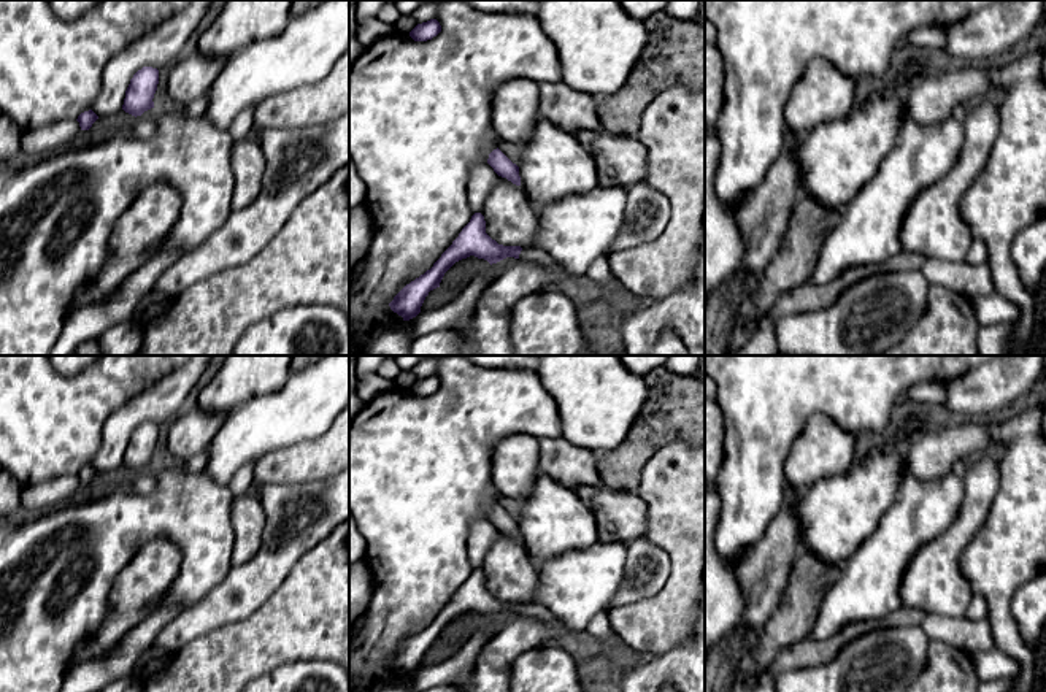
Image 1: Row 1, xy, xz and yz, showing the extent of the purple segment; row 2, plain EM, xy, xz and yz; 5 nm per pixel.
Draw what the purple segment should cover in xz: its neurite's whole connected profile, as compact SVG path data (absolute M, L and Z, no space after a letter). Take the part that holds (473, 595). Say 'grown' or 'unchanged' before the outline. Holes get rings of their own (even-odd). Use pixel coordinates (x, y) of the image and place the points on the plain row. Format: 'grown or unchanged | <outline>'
grown | M475 568L470 578L462 584L452 600L441 609L430 625L406 640L389 659L390 665L410 676L421 668L421 662L430 646L440 643L444 629L459 616L475 611L487 616L490 621L506 613L524 614L548 622L557 617L544 606L522 605L521 602L498 600L486 589L486 576L481 568Z

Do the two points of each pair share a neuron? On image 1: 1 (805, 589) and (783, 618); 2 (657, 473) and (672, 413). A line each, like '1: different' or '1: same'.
1: same
2: different

